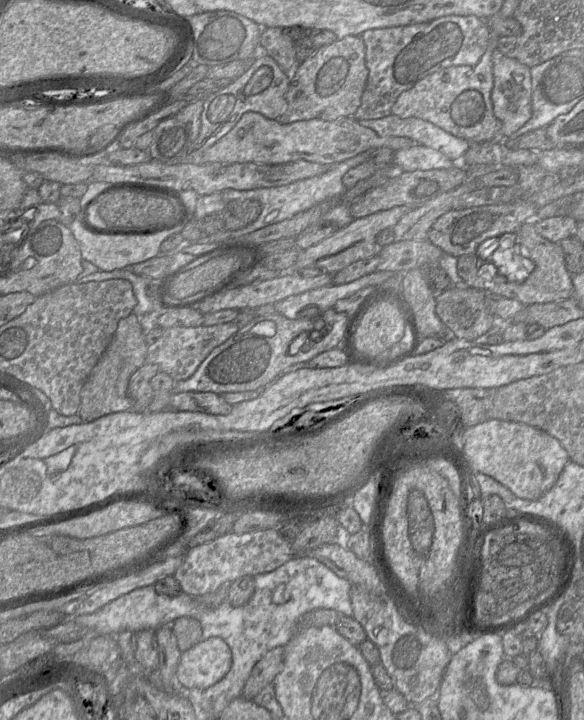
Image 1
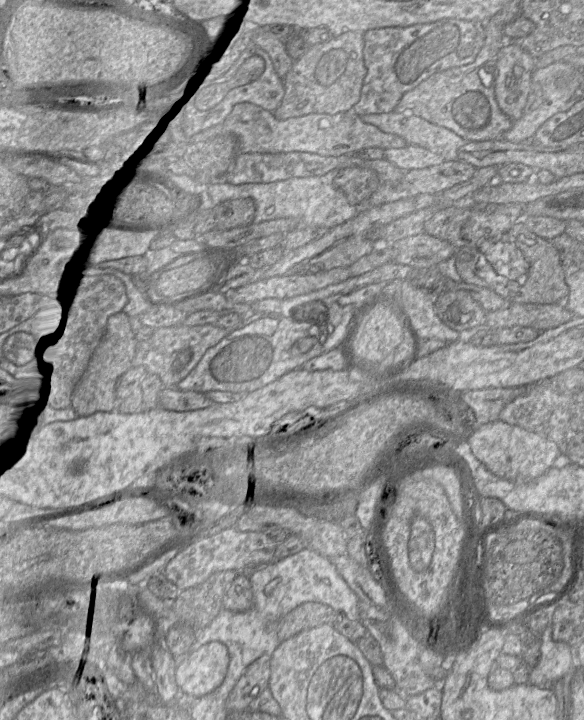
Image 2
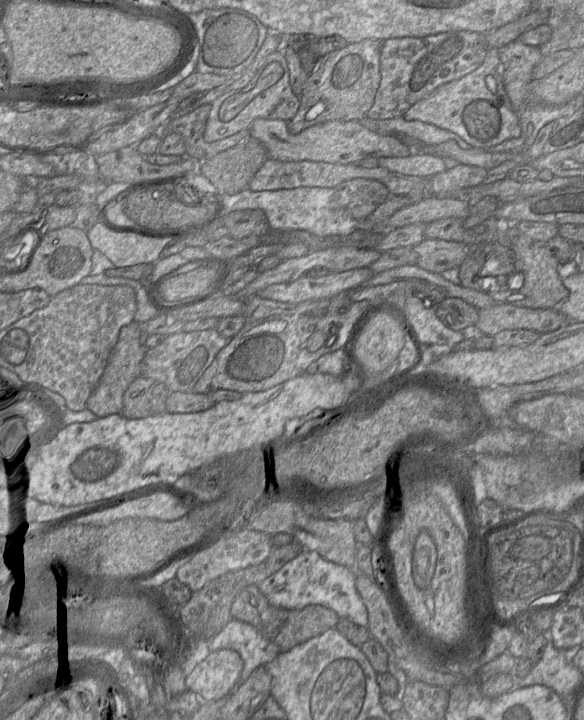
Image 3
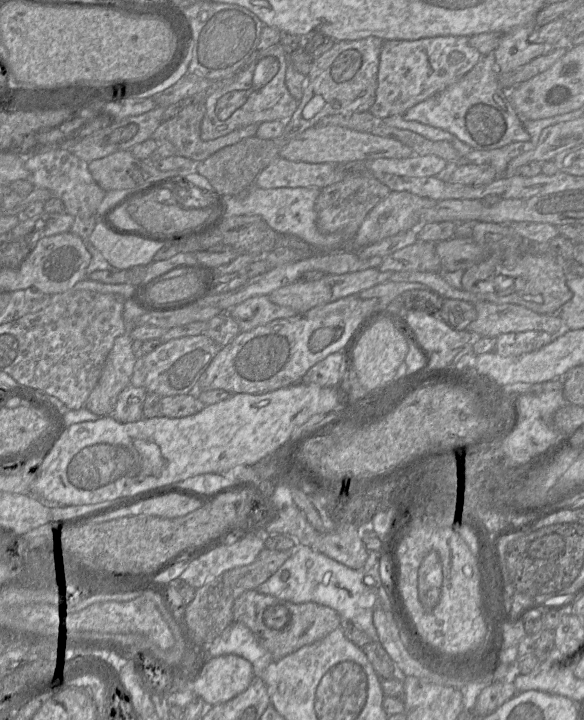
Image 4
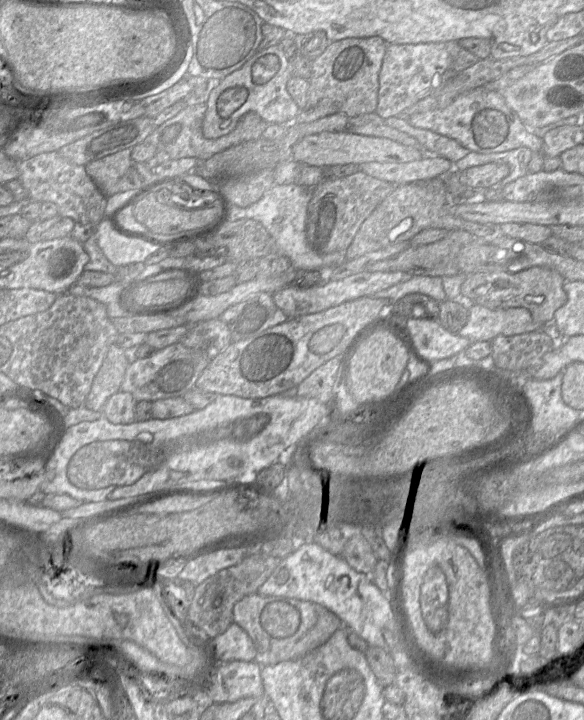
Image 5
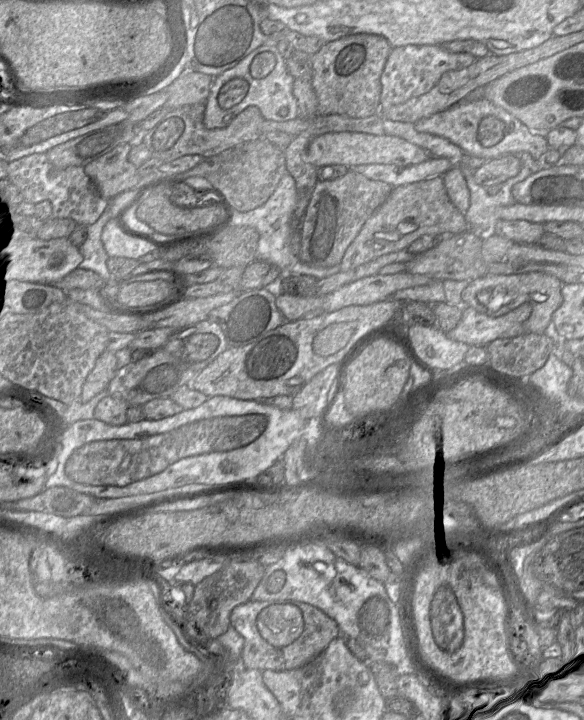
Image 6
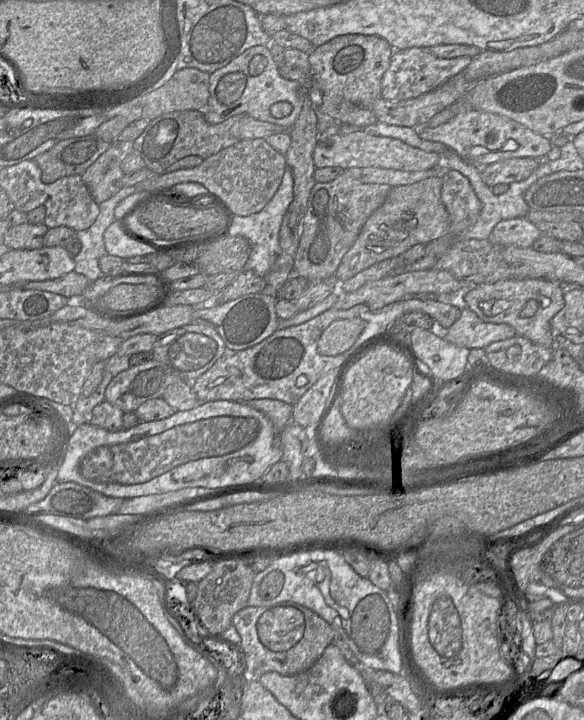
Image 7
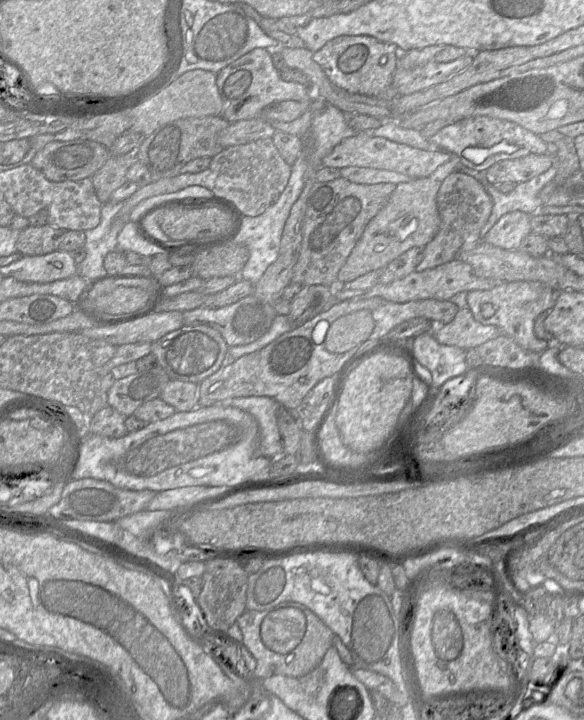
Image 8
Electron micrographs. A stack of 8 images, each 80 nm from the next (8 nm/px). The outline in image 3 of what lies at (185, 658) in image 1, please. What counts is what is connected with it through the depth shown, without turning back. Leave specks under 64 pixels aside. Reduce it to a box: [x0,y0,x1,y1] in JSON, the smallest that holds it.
[185,651,243,702]

